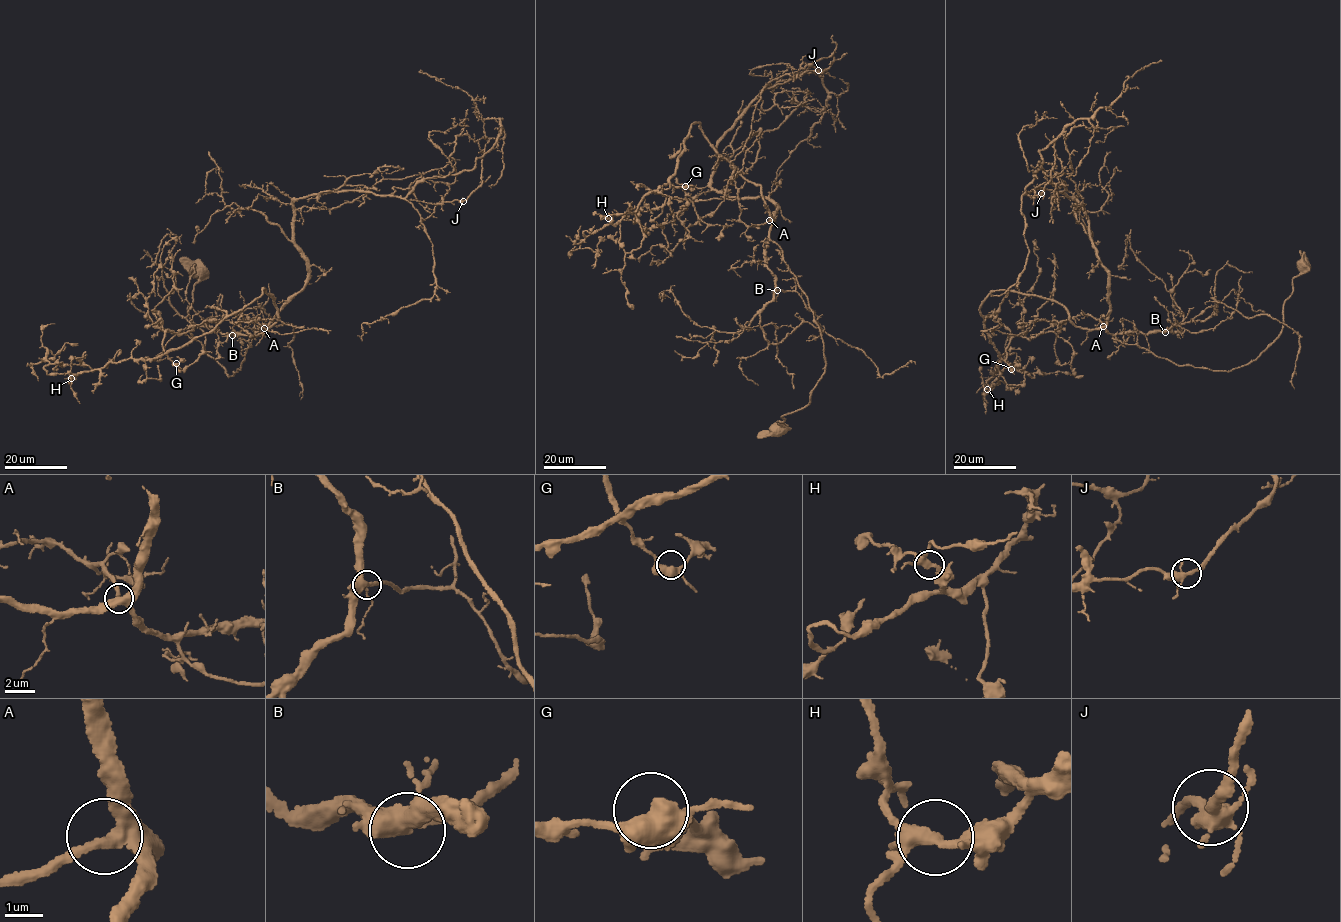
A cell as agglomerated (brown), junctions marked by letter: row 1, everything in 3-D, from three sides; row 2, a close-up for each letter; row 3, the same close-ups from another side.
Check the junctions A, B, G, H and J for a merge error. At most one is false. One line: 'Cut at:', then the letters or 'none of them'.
Cut at: none of them

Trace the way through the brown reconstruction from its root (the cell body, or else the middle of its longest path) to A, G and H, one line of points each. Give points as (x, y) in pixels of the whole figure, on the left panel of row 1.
A: (197, 271), (188, 315), (204, 334), (207, 354), (229, 376), (241, 369), (252, 347), (250, 337), (264, 328)
G: (197, 271), (188, 315), (229, 376), (250, 337), (277, 318), (263, 287), (168, 352), (176, 363)
H: (197, 271), (189, 318), (207, 354), (234, 376), (250, 337), (276, 320), (265, 288), (178, 348), (71, 378)

